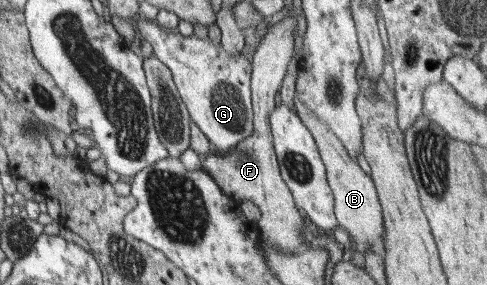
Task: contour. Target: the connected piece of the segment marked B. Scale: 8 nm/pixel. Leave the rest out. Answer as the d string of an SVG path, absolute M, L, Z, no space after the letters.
M297 97L294 105L298 117L310 130L316 140L320 157L326 168L326 177L334 194L334 213L338 220L338 226L347 230L356 252L362 254L366 247L382 251L384 246L384 228L382 219L382 207L371 176L361 169L357 161L352 159L345 145L339 137L314 112L306 107L306 104Z

